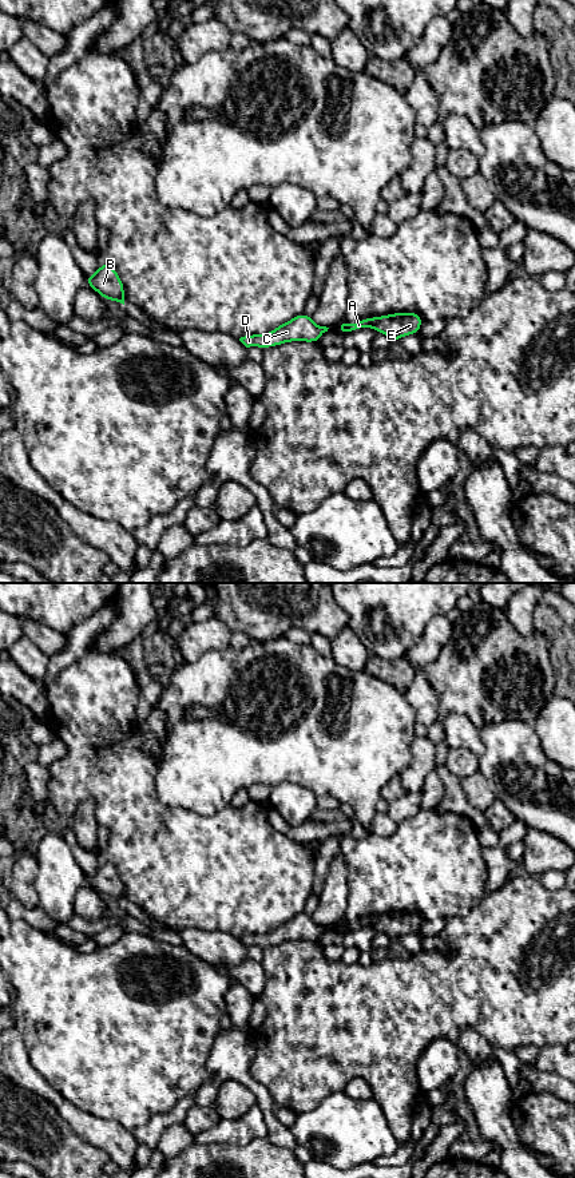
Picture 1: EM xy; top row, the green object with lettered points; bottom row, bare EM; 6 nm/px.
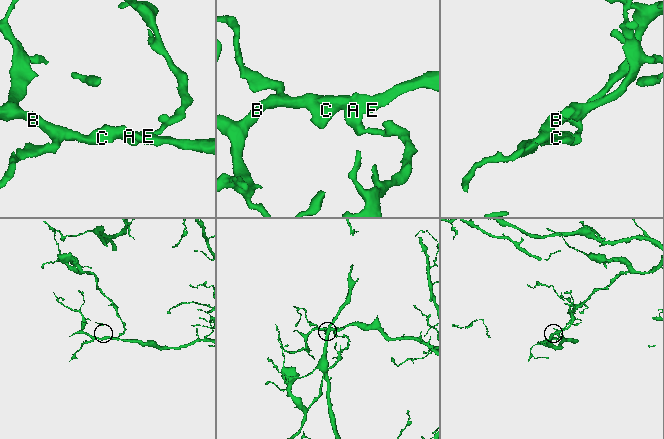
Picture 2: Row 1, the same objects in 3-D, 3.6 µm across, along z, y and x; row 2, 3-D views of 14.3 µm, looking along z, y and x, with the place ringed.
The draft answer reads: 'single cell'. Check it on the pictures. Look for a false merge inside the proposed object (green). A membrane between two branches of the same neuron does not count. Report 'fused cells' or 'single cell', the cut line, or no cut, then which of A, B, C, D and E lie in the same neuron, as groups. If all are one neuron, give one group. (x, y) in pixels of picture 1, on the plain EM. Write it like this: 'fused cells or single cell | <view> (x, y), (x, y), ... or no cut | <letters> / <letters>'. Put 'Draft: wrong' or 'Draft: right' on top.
Draft: wrong
fused cells | xy (376, 916), (369, 925) | A / B C D E

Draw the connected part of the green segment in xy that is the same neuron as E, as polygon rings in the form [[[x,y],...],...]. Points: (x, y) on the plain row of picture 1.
[[[415,911],[392,912],[376,916],[370,927],[397,941],[401,936],[408,933],[419,935],[423,921],[424,919]]]

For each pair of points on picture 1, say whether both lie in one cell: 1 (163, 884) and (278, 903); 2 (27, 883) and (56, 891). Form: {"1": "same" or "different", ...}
{"1": "same", "2": "different"}

